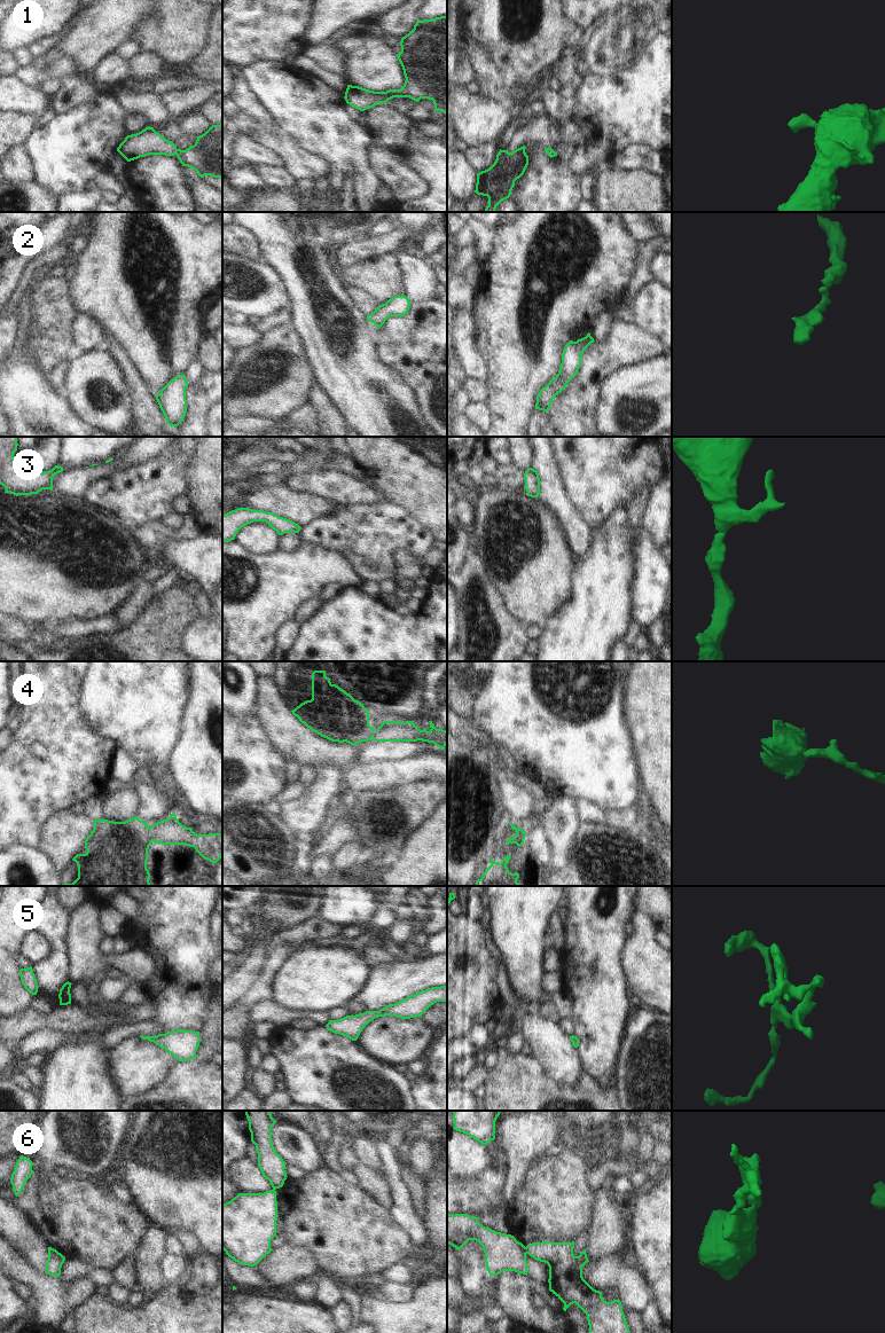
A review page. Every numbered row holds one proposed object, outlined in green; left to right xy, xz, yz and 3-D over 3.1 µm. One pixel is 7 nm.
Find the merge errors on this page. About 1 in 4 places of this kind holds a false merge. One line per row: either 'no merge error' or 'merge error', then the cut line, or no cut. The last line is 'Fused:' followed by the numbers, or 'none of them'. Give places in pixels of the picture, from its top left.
1: no merge error; cut none
2: no merge error; cut none
3: no merge error; cut none
4: merge error; cut xy (148, 828), (148, 834), (153, 840)
5: no merge error; cut none
6: merge error; cut yz (524, 1247), (527, 1253)
Fused: 4, 6

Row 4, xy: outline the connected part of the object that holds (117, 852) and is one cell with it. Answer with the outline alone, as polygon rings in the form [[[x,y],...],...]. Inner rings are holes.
[[[136,816],[125,822],[96,818],[93,831],[85,840],[87,852],[72,858],[78,865],[78,878],[62,886],[150,886],[147,861],[151,842],[147,823]]]

